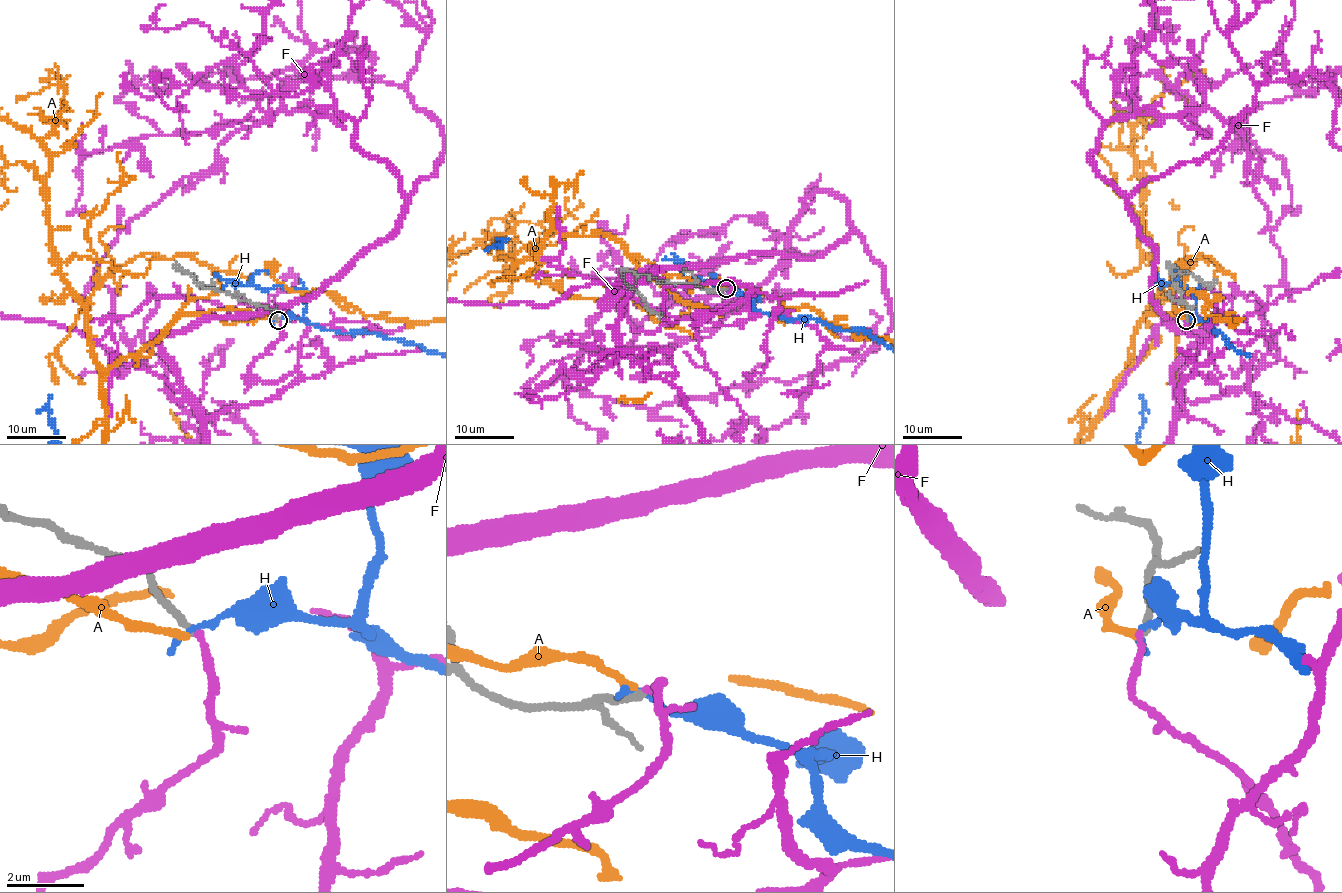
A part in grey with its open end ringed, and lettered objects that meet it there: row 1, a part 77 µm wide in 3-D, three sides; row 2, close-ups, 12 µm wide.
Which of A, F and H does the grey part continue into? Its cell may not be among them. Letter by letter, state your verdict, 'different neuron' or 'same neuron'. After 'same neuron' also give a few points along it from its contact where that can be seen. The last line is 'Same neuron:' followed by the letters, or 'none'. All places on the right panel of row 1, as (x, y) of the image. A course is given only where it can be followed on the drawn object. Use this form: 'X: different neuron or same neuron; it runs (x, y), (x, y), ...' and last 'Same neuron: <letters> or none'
A: different neuron
F: same neuron
H: different neuron
Same neuron: F

